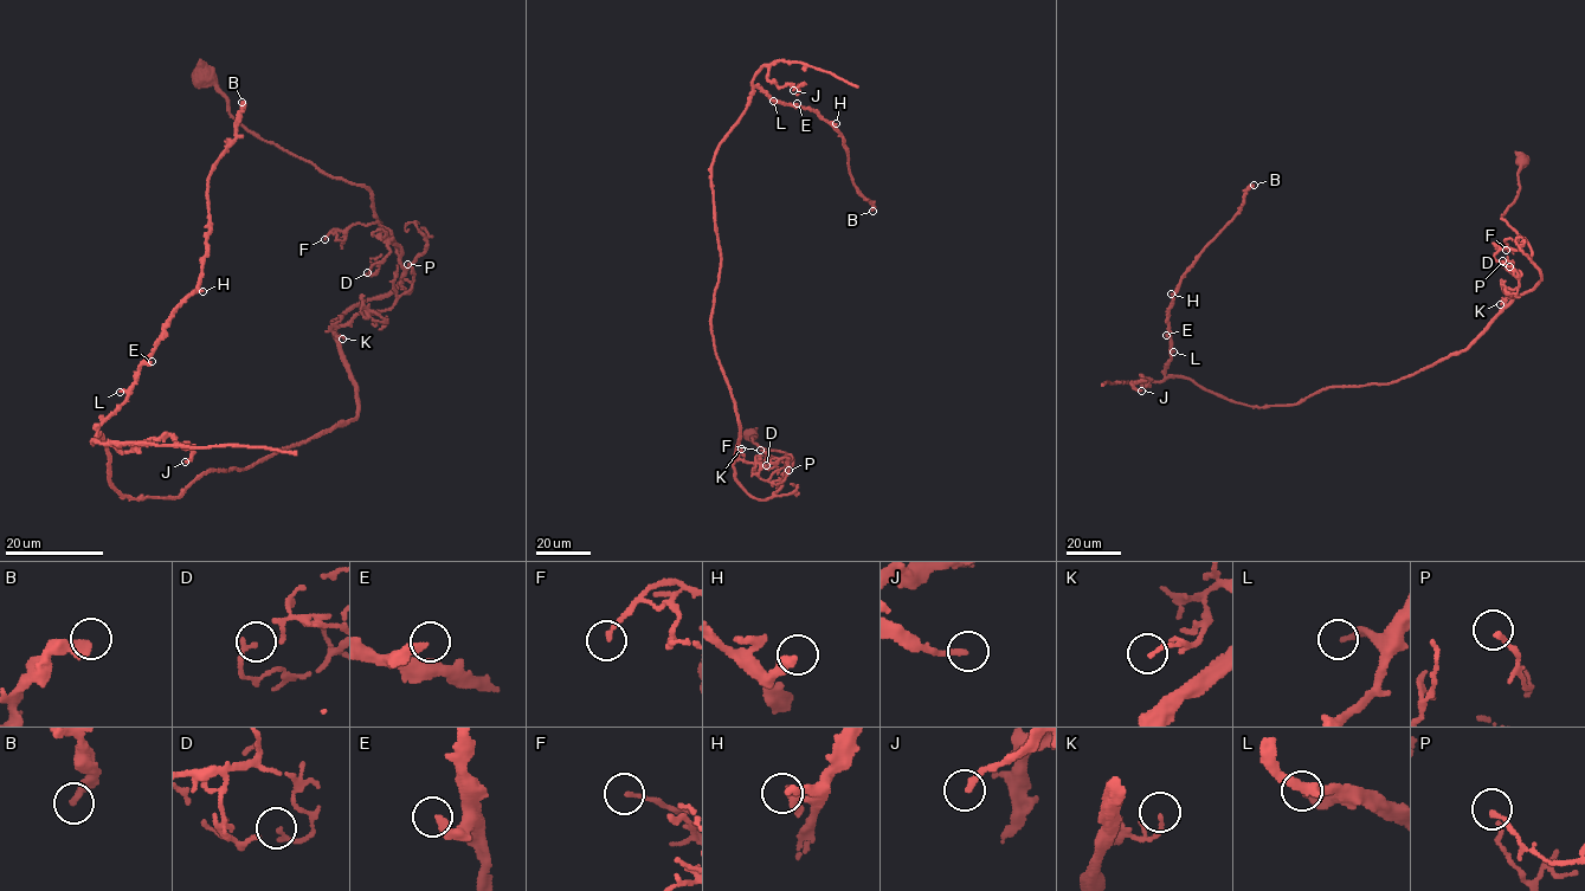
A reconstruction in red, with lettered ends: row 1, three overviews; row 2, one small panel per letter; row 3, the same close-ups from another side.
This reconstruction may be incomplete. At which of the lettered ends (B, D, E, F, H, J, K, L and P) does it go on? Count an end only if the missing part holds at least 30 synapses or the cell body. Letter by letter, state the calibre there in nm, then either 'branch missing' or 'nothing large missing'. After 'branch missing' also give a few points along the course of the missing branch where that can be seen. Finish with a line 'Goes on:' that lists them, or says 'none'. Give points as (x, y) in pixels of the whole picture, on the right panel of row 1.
B: 320 nm | nothing large missing
D: 130 nm | nothing large missing
E: 280 nm | nothing large missing
F: 150 nm | nothing large missing
H: 280 nm | nothing large missing
J: 240 nm | nothing large missing
K: 130 nm | nothing large missing
L: 260 nm | nothing large missing
P: 170 nm | nothing large missing
Goes on: none

